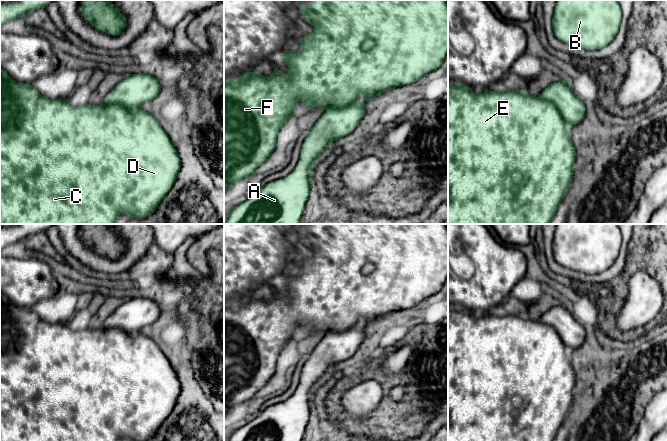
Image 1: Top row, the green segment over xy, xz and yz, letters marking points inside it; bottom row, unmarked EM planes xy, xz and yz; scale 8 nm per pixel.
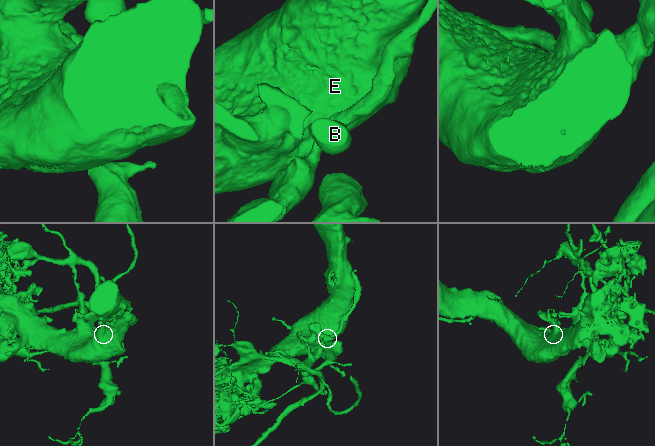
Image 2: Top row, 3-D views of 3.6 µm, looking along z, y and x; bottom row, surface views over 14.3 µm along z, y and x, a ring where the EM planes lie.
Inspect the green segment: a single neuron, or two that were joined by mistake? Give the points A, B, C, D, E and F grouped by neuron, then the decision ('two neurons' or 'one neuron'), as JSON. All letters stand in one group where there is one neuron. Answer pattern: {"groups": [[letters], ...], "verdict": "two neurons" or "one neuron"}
{"groups": [["A"], ["B", "C", "D", "E", "F"]], "verdict": "two neurons"}

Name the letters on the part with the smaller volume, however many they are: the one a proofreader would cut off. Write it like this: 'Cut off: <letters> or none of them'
Cut off: A

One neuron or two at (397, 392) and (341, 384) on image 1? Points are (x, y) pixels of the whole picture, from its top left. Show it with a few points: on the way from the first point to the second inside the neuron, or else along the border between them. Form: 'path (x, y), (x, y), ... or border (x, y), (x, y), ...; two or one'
border (402, 384), (405, 389), (405, 397), (395, 402); two

